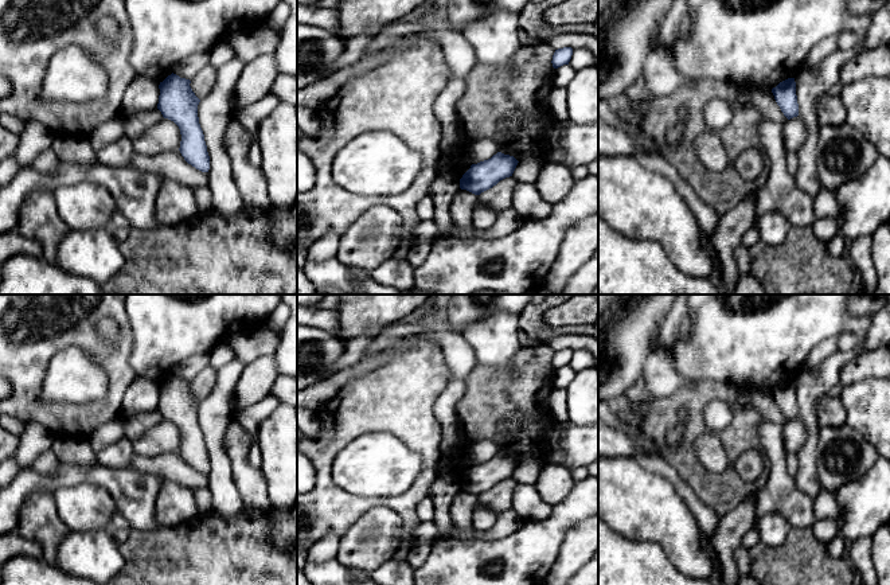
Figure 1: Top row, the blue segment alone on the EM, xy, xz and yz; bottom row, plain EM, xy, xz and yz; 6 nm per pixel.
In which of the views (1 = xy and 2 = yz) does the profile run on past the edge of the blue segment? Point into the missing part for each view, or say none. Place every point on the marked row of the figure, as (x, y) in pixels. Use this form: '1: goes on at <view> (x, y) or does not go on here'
1: does not go on here
2: does not go on here

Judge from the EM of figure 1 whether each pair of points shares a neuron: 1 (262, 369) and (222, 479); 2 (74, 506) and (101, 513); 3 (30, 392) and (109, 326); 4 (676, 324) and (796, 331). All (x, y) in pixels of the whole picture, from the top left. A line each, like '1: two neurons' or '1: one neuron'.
1: two neurons
2: one neuron
3: two neurons
4: two neurons

